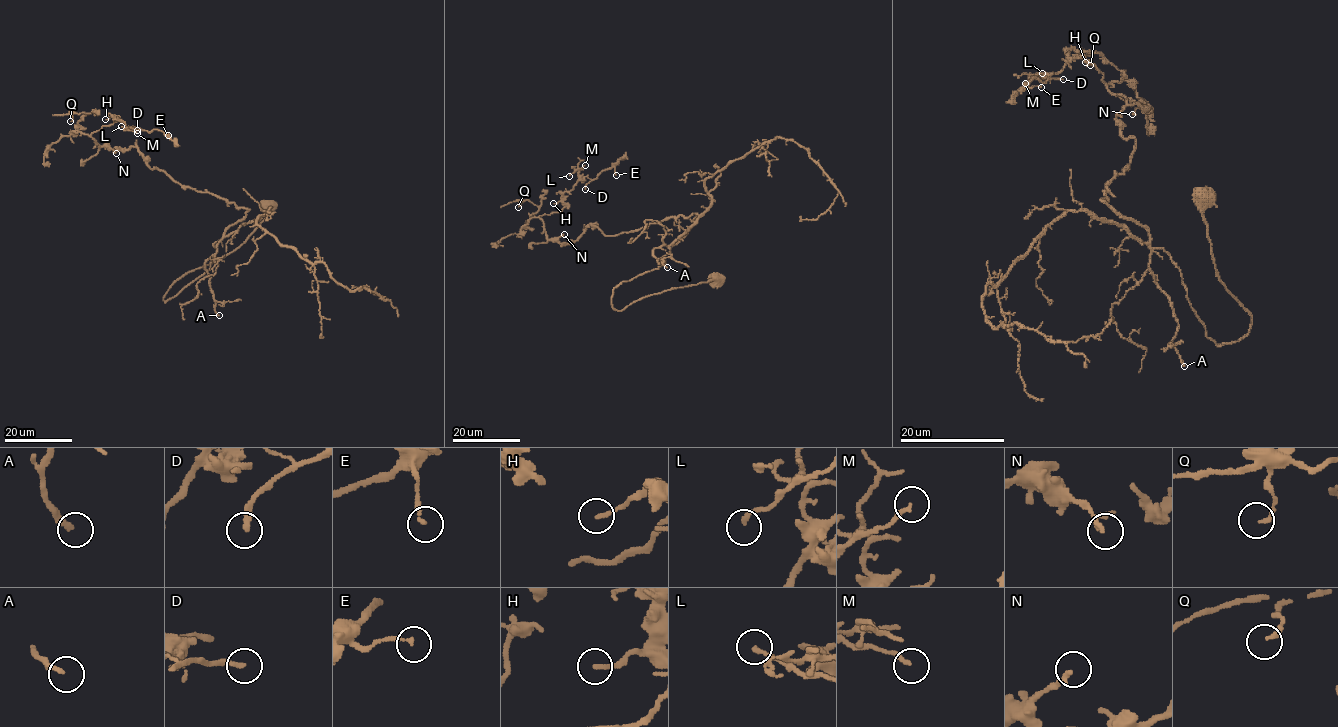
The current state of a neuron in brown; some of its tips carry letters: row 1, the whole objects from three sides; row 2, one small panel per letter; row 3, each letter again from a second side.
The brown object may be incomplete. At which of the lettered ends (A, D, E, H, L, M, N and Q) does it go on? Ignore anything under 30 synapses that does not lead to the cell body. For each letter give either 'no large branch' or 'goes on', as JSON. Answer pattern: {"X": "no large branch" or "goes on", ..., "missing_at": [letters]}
{"A": "no large branch", "D": "goes on", "E": "no large branch", "H": "no large branch", "L": "no large branch", "M": "no large branch", "N": "no large branch", "Q": "no large branch", "missing_at": ["D"]}

